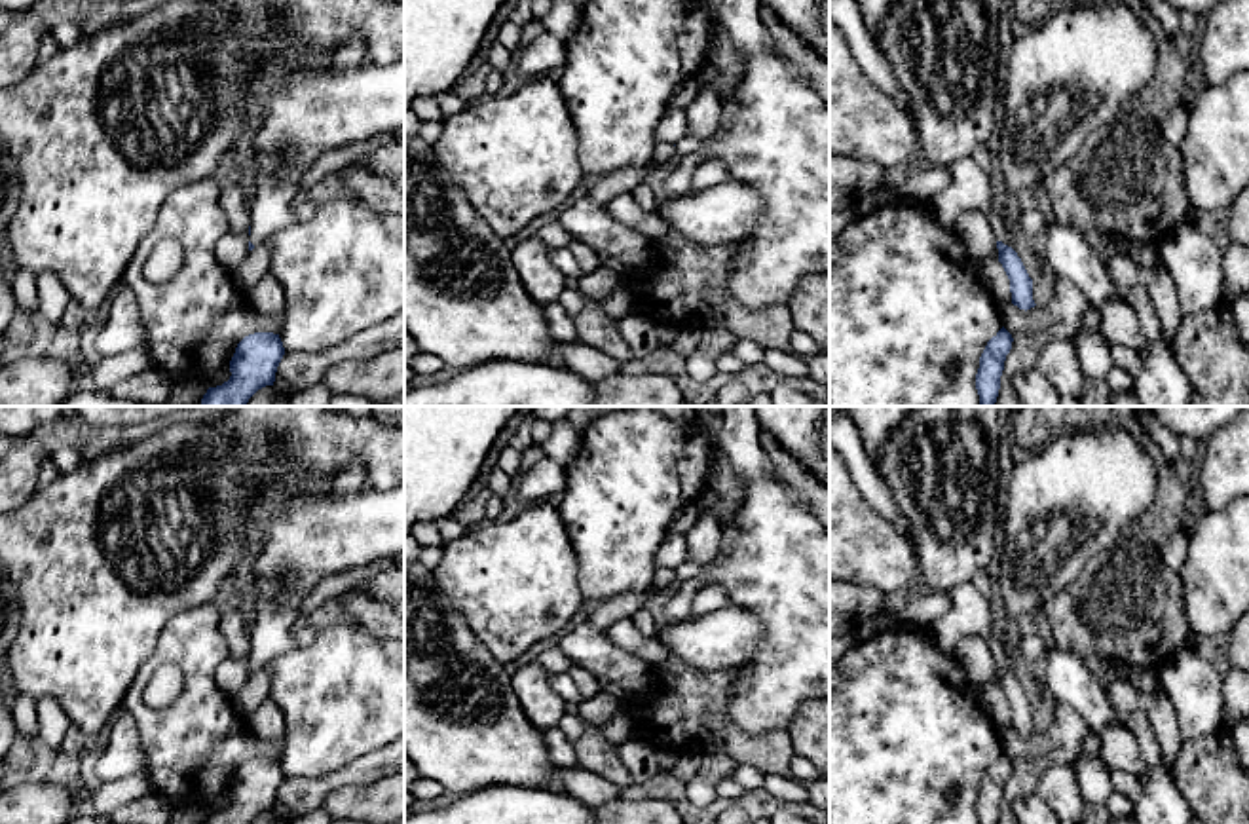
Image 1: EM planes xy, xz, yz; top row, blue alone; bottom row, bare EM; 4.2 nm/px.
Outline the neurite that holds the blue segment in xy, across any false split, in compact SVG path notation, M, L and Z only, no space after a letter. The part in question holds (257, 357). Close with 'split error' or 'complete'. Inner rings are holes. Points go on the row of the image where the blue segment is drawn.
M254 332L245 336L230 361L230 380L209 387L201 406L247 406L258 389L273 385L283 355L279 334Z; complete

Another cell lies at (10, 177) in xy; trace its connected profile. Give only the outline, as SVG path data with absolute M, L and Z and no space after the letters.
M0 135L0 234L9 228L19 209L21 188L19 163Z

